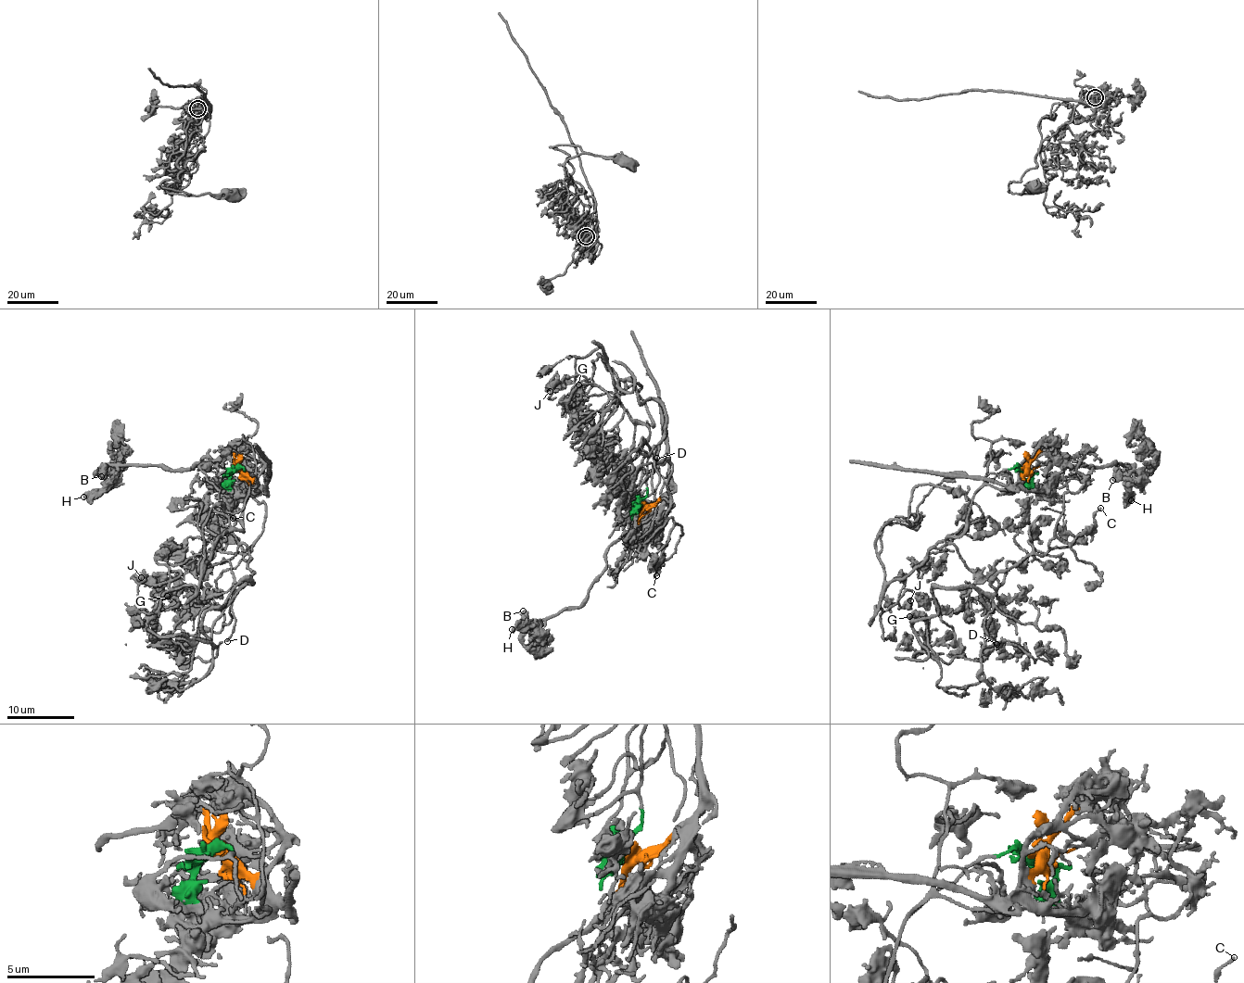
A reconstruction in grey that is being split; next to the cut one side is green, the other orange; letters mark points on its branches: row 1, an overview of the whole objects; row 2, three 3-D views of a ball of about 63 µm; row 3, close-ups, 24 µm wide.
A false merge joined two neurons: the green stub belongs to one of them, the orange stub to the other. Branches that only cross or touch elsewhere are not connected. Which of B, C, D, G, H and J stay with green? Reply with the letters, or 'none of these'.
C, D, G, J

